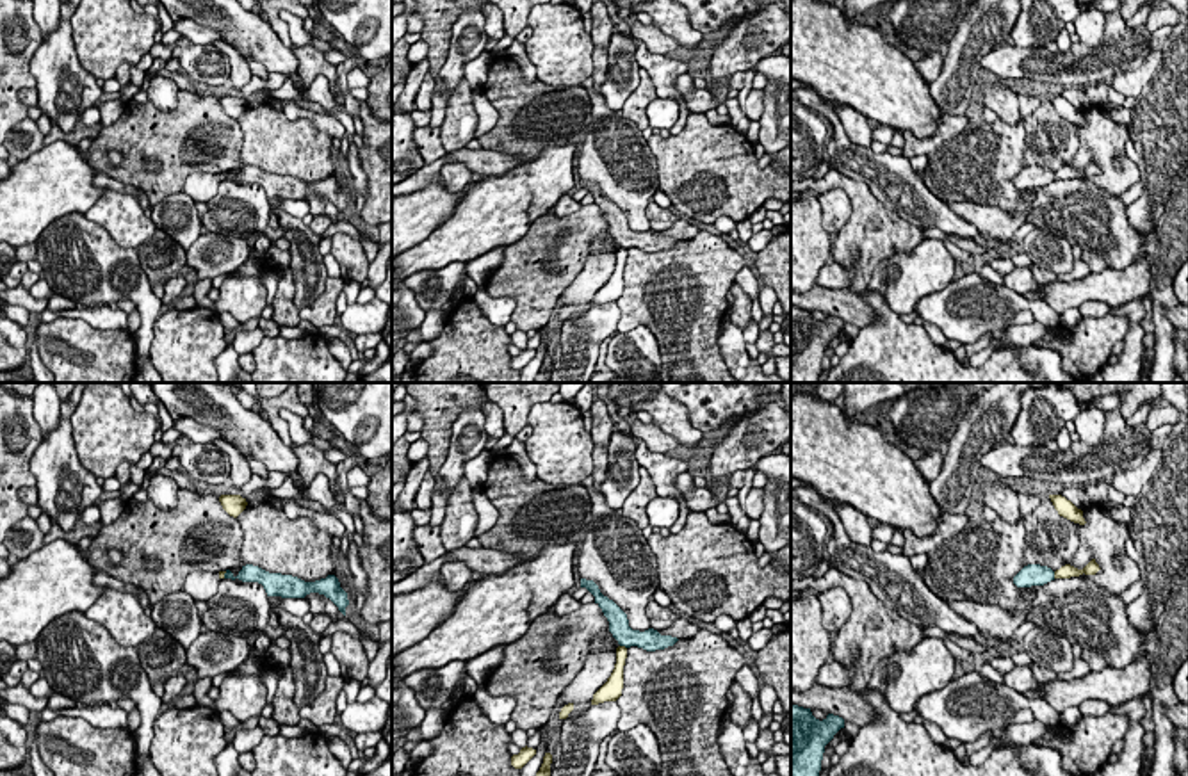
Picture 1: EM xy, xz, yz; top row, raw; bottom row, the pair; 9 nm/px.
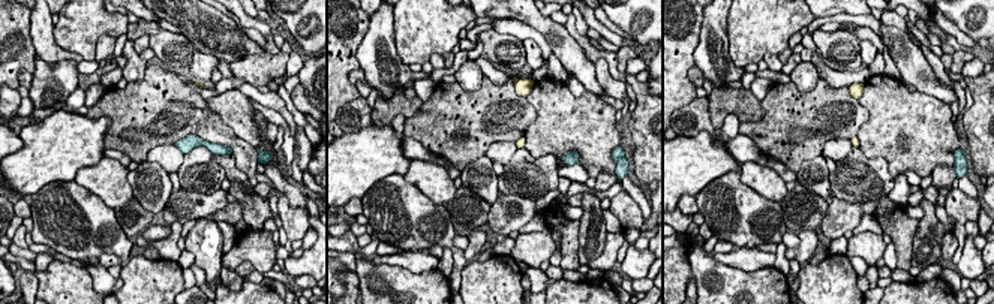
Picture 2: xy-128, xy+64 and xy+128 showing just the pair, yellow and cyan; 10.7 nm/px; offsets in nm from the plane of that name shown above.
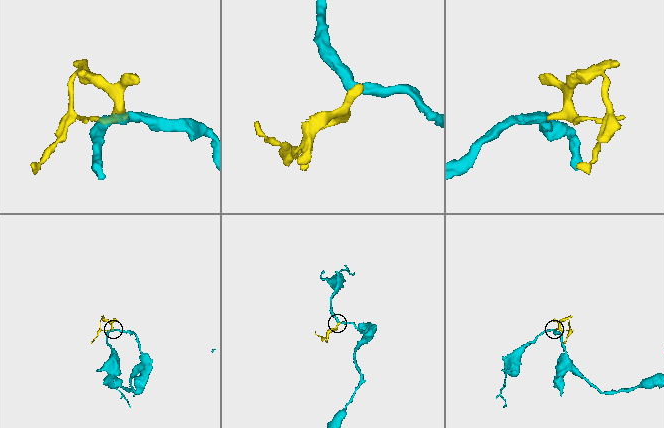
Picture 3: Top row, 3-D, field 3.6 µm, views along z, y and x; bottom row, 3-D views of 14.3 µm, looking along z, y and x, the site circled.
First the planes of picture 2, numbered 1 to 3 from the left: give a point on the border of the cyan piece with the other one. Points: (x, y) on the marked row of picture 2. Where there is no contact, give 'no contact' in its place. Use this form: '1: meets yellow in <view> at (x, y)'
1: no contact
2: no contact
3: no contact

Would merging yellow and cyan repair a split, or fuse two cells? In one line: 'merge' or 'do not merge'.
do not merge

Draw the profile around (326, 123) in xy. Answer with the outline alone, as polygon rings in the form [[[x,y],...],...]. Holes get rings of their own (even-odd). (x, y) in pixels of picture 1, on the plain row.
[[[289,100],[281,110],[289,119],[312,119],[321,132],[326,132],[333,139],[344,139],[344,125],[330,114],[319,114],[299,107],[294,100]]]

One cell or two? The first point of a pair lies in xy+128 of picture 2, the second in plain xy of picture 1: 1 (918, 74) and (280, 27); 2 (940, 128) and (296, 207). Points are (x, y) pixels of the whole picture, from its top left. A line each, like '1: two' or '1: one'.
1: two
2: two

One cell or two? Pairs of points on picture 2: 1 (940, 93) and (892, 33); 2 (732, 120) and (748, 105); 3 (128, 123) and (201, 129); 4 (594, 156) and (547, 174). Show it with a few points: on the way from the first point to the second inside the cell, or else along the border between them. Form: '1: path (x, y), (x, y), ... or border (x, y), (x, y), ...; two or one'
1: path (925, 78), (901, 48); one
2: border (735, 113), (724, 119), (718, 132); two
3: path (146, 123), (183, 122); one
4: border (528, 150), (532, 156), (552, 154), (558, 169); two

